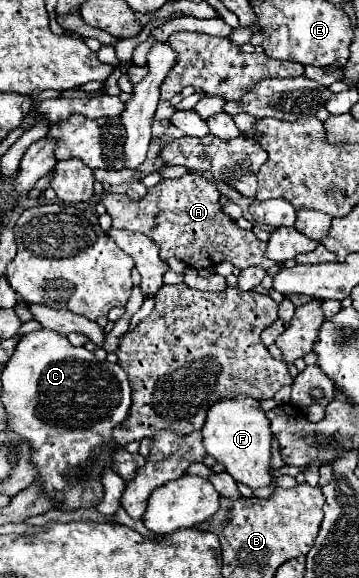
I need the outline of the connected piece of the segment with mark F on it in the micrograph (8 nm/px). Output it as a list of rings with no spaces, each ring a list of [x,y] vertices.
[[[235,396],[235,398],[221,398],[215,402],[203,426],[203,444],[207,446],[207,454],[215,456],[219,464],[237,480],[247,484],[249,488],[261,488],[271,484],[269,462],[271,462],[271,430],[265,412],[259,406],[259,400],[249,396]]]

